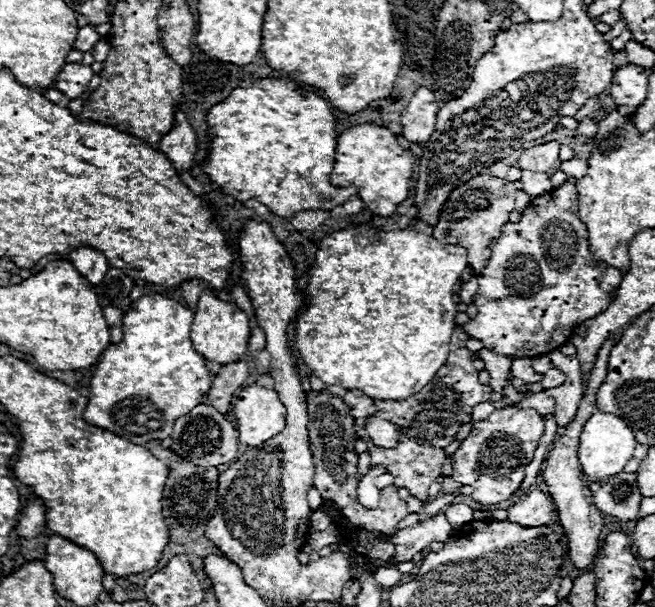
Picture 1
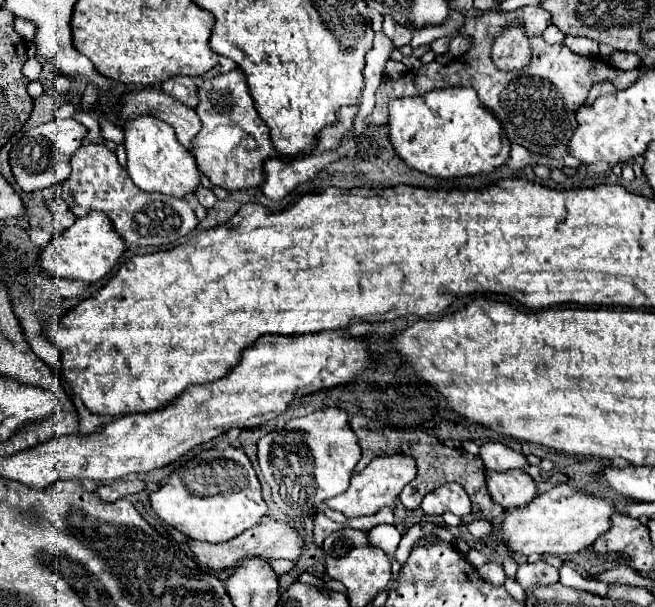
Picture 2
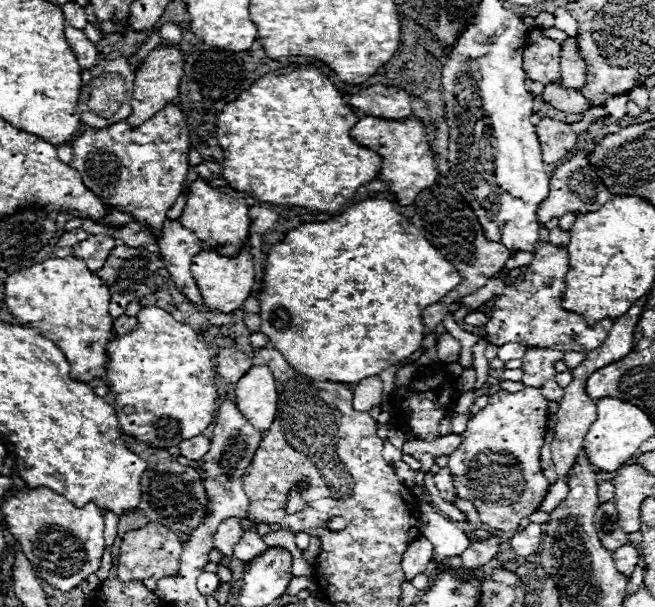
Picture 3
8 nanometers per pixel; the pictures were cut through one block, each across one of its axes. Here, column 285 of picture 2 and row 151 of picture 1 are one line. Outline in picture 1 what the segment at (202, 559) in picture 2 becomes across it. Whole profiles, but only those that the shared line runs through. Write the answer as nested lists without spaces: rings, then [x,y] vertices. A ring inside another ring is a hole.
[[[546,142],[546,144],[526,148],[518,158],[518,166],[534,170],[534,172],[548,172],[550,168],[558,166],[558,162],[560,162],[558,146],[560,146],[558,142]]]

